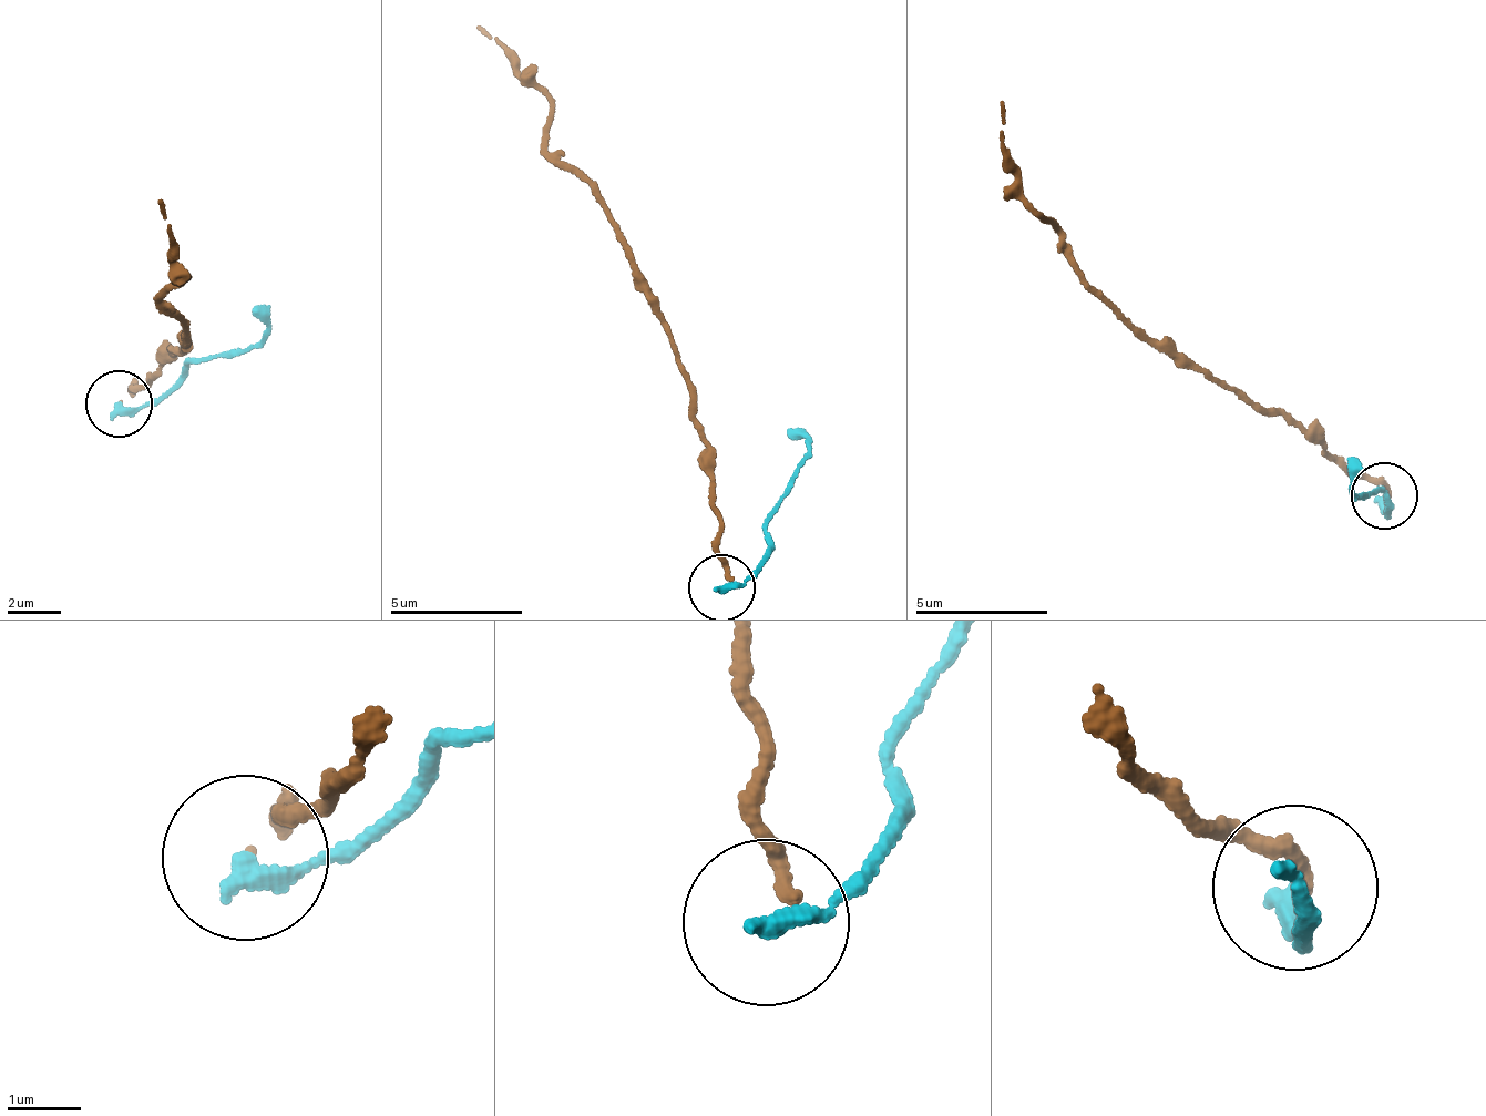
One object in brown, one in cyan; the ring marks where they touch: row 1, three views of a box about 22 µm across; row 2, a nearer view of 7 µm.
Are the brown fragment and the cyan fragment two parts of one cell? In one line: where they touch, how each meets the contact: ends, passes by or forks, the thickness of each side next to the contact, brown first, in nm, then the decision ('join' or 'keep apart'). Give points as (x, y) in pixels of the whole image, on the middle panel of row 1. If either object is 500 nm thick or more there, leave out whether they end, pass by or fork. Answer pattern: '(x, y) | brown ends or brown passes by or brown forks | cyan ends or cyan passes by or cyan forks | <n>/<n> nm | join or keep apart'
(721, 587) | brown ends | cyan ends | 120/280 nm | keep apart

